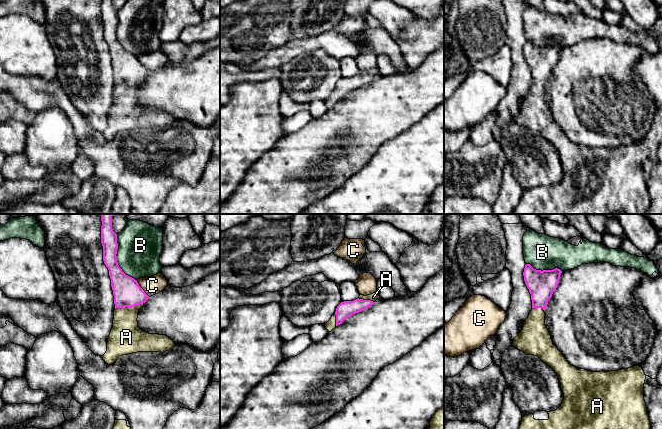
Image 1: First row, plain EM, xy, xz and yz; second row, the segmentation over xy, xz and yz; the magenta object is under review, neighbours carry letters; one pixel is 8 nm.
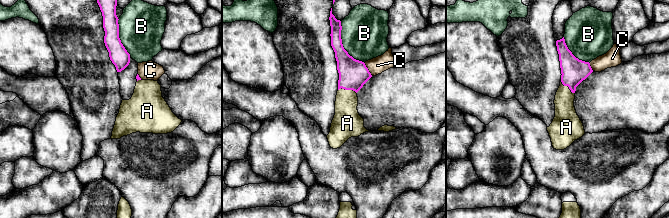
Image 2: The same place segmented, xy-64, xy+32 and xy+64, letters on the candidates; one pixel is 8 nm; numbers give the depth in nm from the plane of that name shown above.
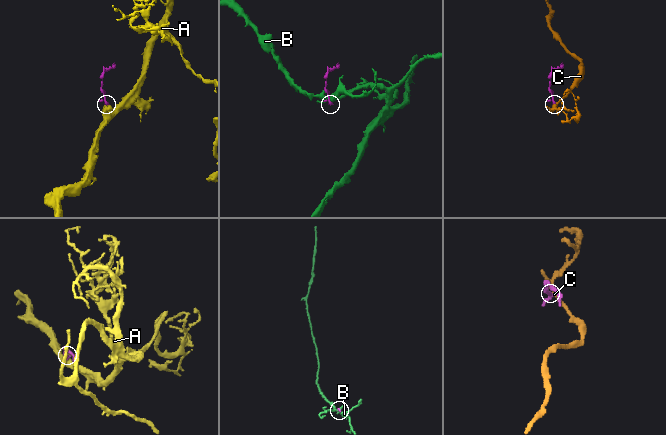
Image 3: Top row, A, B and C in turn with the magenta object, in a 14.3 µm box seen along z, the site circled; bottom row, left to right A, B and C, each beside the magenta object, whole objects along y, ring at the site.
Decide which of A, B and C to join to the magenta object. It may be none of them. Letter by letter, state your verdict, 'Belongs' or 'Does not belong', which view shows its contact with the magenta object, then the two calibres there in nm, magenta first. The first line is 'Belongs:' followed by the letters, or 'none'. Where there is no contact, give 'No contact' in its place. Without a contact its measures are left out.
Belongs: A
A: Belongs. Touches magenta in xy. Thickness 220 nm (magenta) against 260 nm
B: Does not belong. Touches magenta in xy. Thickness 220 nm (magenta) against 360 nm
C: Does not belong. Touches magenta in xy. Thickness 220 nm (magenta) against 150 nm

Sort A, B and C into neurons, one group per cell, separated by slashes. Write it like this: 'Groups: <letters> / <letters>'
Groups: A / B / C

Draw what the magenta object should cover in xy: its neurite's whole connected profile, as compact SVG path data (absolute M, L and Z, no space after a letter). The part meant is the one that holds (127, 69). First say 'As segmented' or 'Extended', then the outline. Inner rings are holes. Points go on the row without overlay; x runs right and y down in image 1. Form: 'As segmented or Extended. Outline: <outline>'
Extended. Outline: M102 0L101 19L103 37L109 46L114 71L113 103L107 118L107 127L102 132L106 140L113 140L122 131L137 128L166 128L175 119L166 111L149 110L138 103L138 88L149 72L137 56L126 51L117 38L117 10L112 0Z

